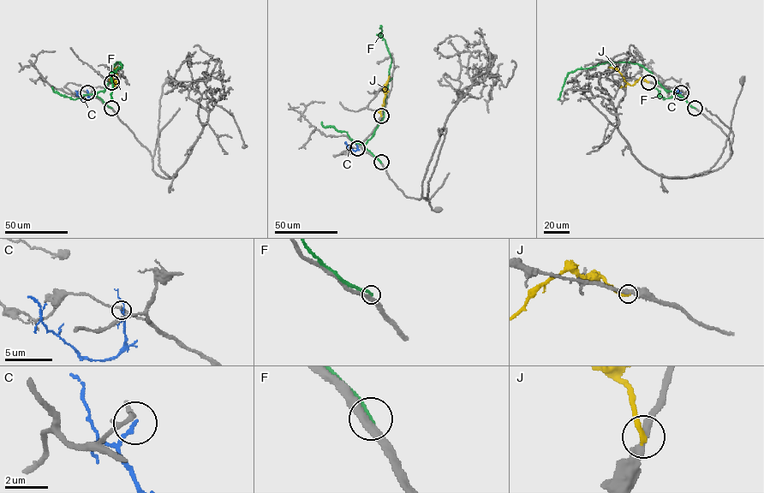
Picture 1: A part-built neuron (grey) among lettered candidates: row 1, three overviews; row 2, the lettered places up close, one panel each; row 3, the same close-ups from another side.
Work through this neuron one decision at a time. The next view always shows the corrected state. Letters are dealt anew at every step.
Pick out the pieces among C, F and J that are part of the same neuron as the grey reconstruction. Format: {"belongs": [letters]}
{"belongs": []}

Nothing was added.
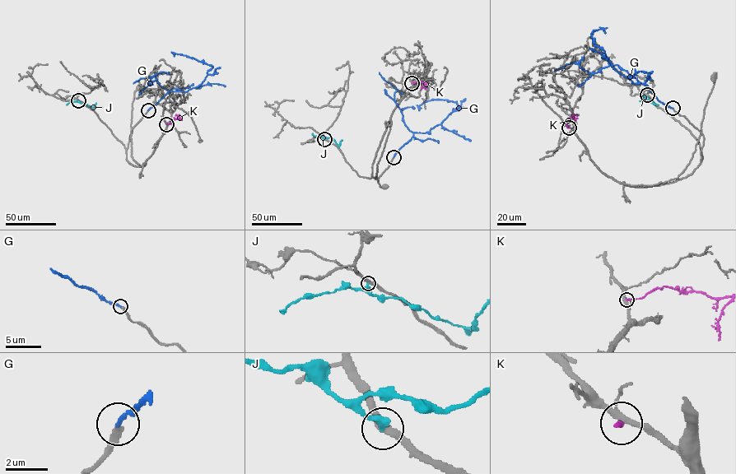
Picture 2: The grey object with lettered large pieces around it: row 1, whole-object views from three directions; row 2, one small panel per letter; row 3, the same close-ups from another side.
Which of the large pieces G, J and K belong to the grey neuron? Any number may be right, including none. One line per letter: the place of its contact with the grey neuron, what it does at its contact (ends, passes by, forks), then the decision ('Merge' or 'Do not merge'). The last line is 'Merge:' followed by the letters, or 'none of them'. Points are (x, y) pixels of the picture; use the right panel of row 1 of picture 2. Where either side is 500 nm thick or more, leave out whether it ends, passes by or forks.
G: Touches grey at (673, 108). It ends there. Merge
J: Touches grey at (647, 95). It ends there. Do not merge
K: Touches grey at (569, 127). It ends there. Do not merge
Merge: G

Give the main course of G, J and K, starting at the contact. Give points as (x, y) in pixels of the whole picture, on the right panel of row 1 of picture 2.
G: (672, 108), (612, 66), (592, 40), (594, 30), (605, 33)
J: (647, 95), (644, 99), (655, 104), (648, 98)
K: (569, 127), (566, 124), (567, 120), (573, 121), (575, 119), (574, 115), (577, 115)

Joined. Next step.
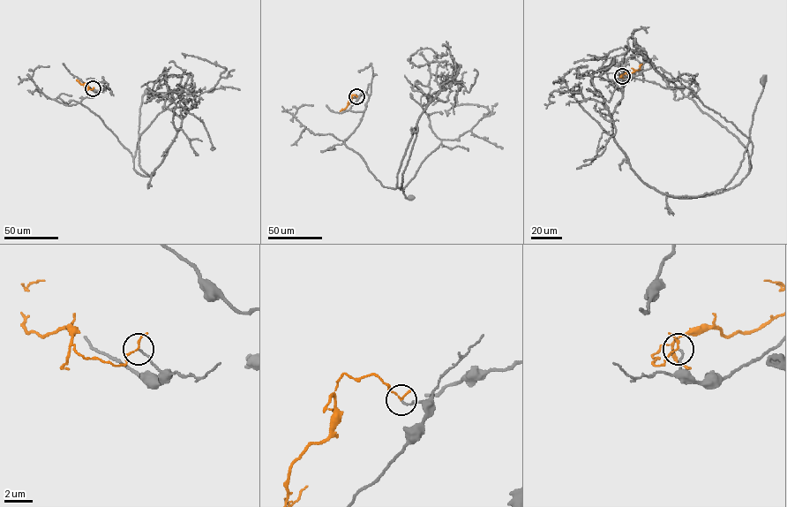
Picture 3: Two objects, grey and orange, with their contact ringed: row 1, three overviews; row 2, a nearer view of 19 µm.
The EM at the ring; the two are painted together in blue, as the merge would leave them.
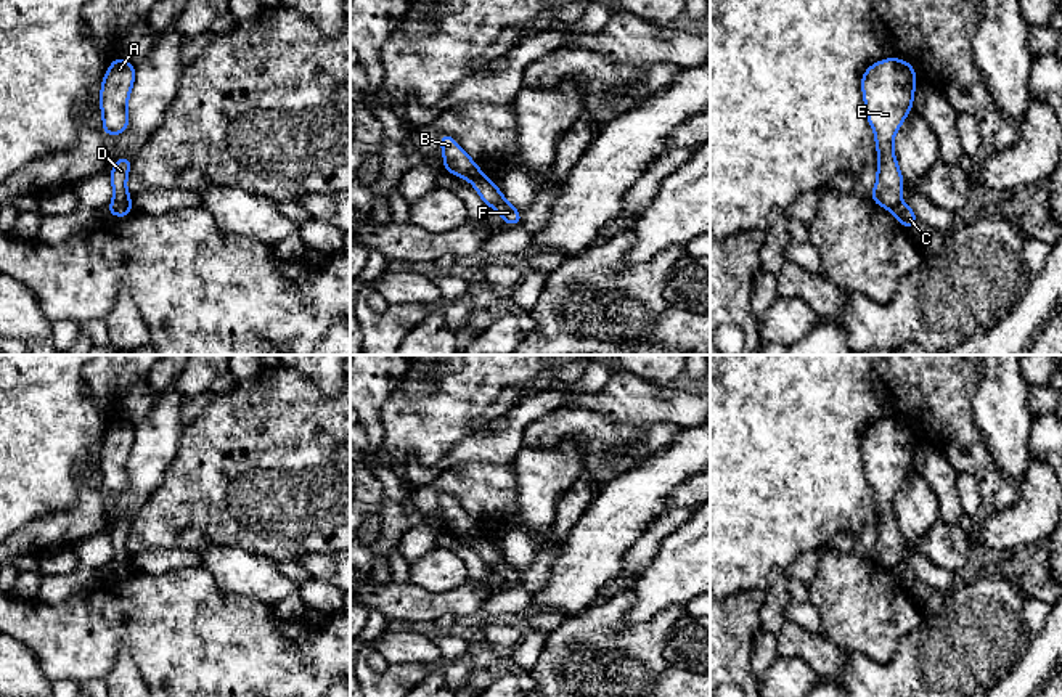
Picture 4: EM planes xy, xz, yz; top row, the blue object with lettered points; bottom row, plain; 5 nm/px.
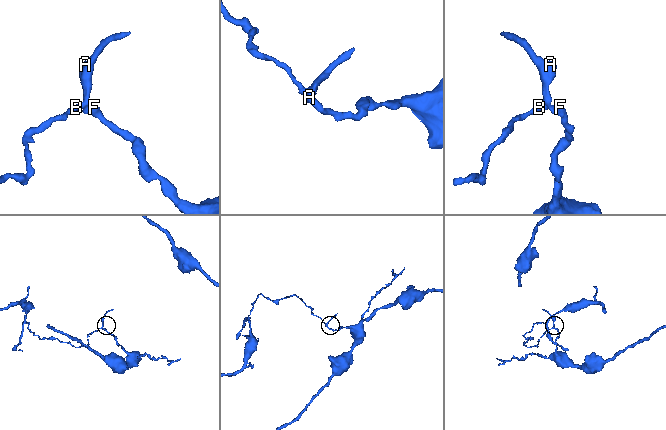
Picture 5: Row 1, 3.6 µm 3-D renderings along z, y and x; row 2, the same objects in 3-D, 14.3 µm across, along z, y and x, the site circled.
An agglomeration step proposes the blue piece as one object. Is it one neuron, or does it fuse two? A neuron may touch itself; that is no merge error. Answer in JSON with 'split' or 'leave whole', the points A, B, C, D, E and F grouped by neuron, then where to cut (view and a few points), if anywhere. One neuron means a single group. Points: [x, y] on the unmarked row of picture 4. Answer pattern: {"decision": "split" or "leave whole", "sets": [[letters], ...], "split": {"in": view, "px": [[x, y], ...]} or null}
{"decision": "split", "sets": [["A", "B", "D", "E"], ["C", "F"]], "split": {"in": "xy", "px": [[129, 562], [110, 574]]}}

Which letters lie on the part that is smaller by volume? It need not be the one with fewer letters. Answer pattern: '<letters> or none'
A, B, D, E

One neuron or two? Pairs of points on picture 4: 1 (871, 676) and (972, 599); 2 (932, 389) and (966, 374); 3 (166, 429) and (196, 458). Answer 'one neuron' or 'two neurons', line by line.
1: one neuron
2: one neuron
3: two neurons

